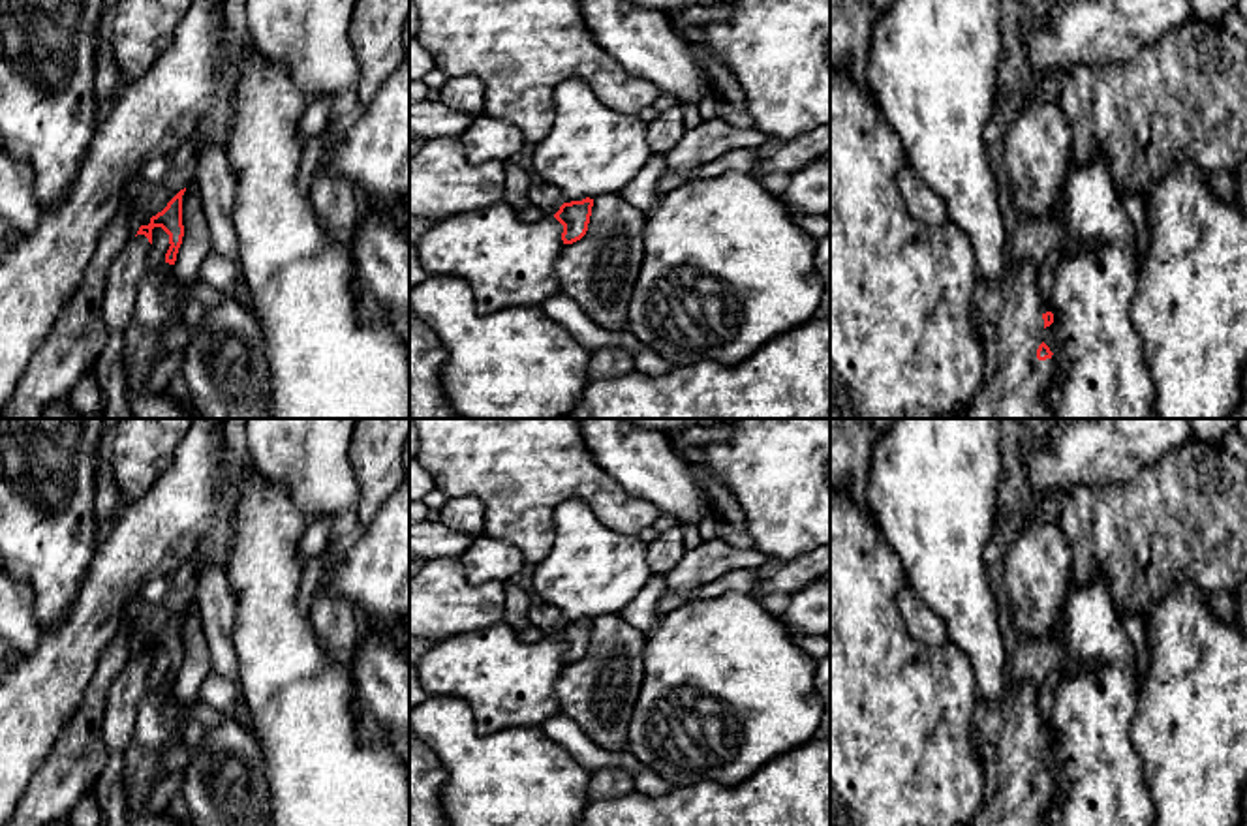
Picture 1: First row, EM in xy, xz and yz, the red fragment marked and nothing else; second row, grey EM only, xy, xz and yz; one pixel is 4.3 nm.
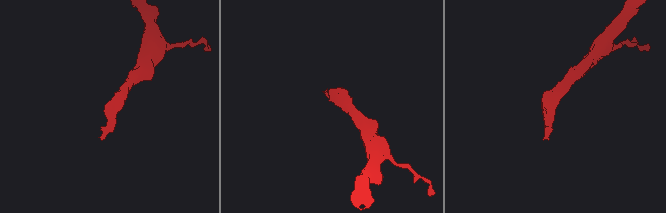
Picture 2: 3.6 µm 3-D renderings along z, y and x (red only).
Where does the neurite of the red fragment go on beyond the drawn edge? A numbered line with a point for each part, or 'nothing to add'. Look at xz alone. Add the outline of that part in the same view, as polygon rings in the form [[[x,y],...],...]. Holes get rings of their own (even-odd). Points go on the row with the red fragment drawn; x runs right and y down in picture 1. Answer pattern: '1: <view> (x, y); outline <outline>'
1: xz (545, 198); outline [[[531,176],[528,197],[545,216],[554,216],[563,205],[562,191],[539,176]]]

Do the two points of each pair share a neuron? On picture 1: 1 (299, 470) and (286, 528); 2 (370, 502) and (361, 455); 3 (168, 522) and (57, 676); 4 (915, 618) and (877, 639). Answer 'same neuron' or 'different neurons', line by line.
1: different neurons
2: same neuron
3: same neuron
4: different neurons

